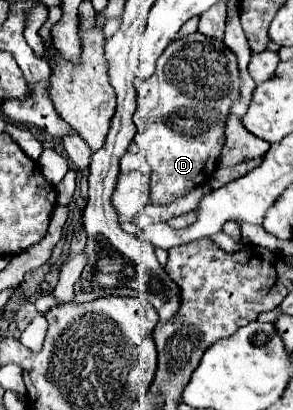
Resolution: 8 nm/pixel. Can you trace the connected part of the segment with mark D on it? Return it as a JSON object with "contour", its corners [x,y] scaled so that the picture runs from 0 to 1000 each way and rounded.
{"contour":[[[662,80],[662,120],[655,95],[628,90],[567,115],[553,144],[539,144],[539,163],[526,183],[464,217],[464,271],[451,295],[464,305],[457,349],[478,359],[478,373],[519,407],[512,422],[512,495],[519,500],[573,500],[614,480],[628,480],[648,461],[696,446],[730,417],[744,398],[744,378],[765,354],[765,290],[792,246],[812,241],[819,183],[805,159],[805,134],[765,110],[751,95],[717,95],[703,85]]]}

